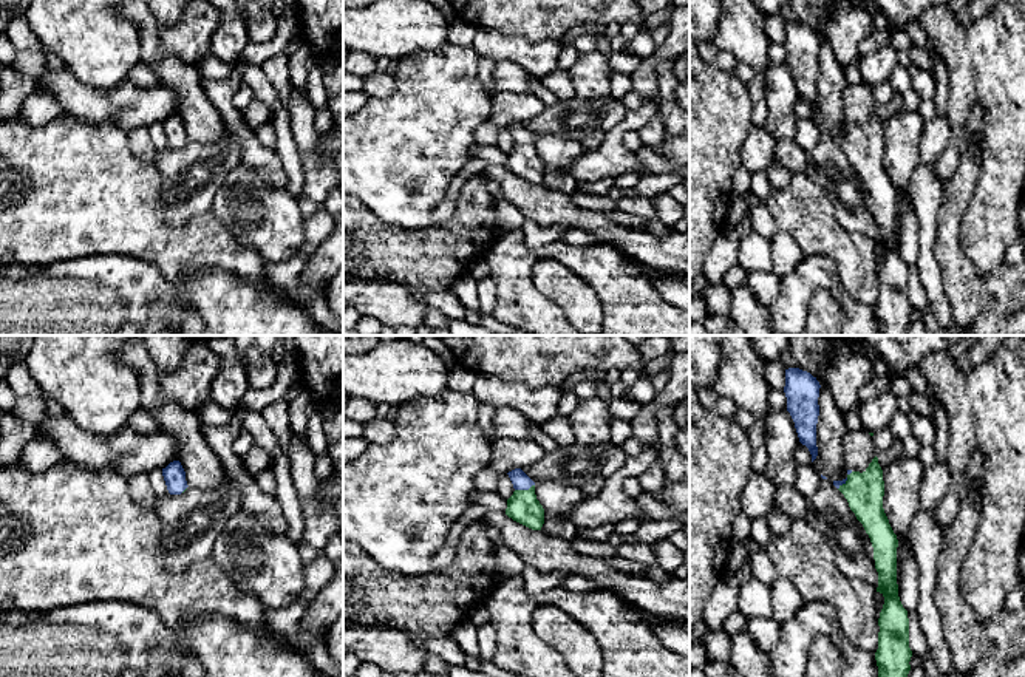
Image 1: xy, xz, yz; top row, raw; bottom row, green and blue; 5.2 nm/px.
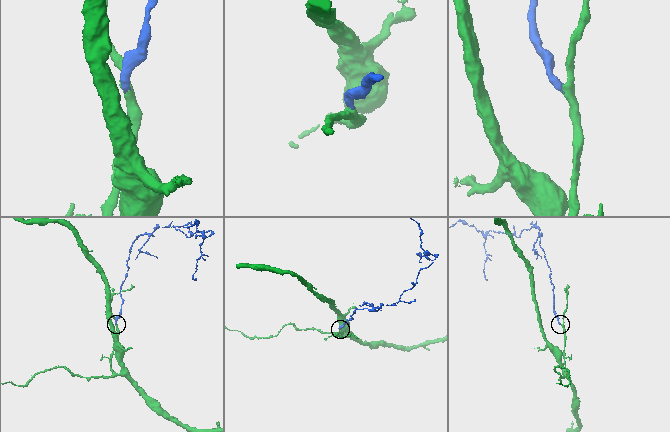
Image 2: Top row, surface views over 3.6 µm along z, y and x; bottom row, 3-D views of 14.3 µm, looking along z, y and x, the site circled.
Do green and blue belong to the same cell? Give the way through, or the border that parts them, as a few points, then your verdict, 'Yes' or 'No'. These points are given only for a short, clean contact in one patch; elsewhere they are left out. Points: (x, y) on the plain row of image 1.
Path across: xz (523, 159), (524, 144), (520, 133). Yes

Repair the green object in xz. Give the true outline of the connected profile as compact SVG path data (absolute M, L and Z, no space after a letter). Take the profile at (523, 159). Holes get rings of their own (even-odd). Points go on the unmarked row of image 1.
M515 122L507 128L515 145L507 153L506 168L532 184L541 184L544 178L544 162L536 153L535 136L521 122Z

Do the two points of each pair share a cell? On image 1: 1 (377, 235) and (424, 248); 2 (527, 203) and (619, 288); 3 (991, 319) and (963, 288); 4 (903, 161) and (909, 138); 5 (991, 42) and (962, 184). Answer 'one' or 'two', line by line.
1: one
2: two
3: two
4: one
5: two

